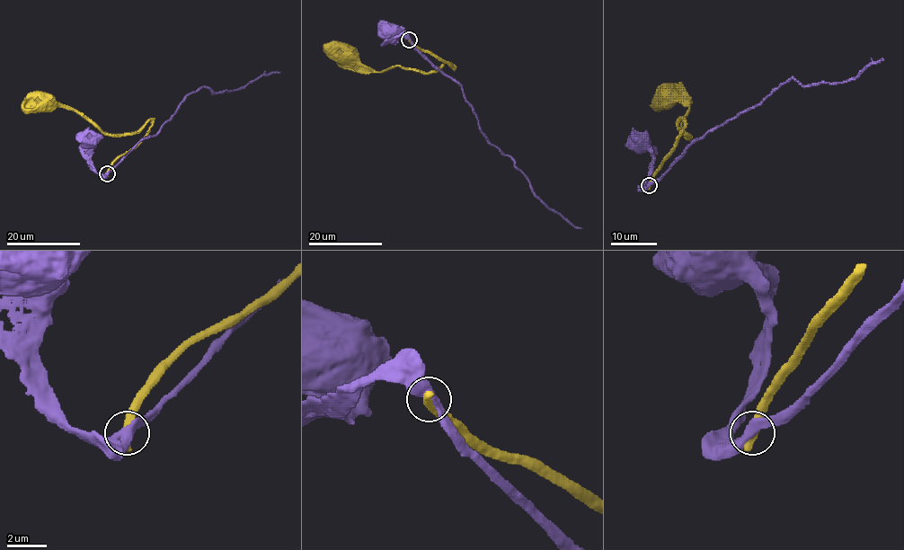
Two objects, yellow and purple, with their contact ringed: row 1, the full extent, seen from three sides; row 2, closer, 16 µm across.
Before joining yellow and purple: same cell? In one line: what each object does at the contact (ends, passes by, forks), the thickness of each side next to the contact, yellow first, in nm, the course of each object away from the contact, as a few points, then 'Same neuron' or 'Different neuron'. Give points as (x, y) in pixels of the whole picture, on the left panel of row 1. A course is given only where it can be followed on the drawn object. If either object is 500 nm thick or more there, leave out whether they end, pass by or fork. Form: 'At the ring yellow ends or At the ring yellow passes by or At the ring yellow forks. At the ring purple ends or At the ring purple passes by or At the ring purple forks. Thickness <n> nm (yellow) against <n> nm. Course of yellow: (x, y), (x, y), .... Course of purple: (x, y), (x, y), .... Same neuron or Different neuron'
Thickness 550 nm (yellow) against 420 nm. Course of yellow: (107, 173), (119, 157), (144, 137), (152, 120), (126, 135), (104, 134), (73, 110), (41, 103). Course of purple: (107, 173), (99, 174), (91, 163), (88, 140). Different neuron

